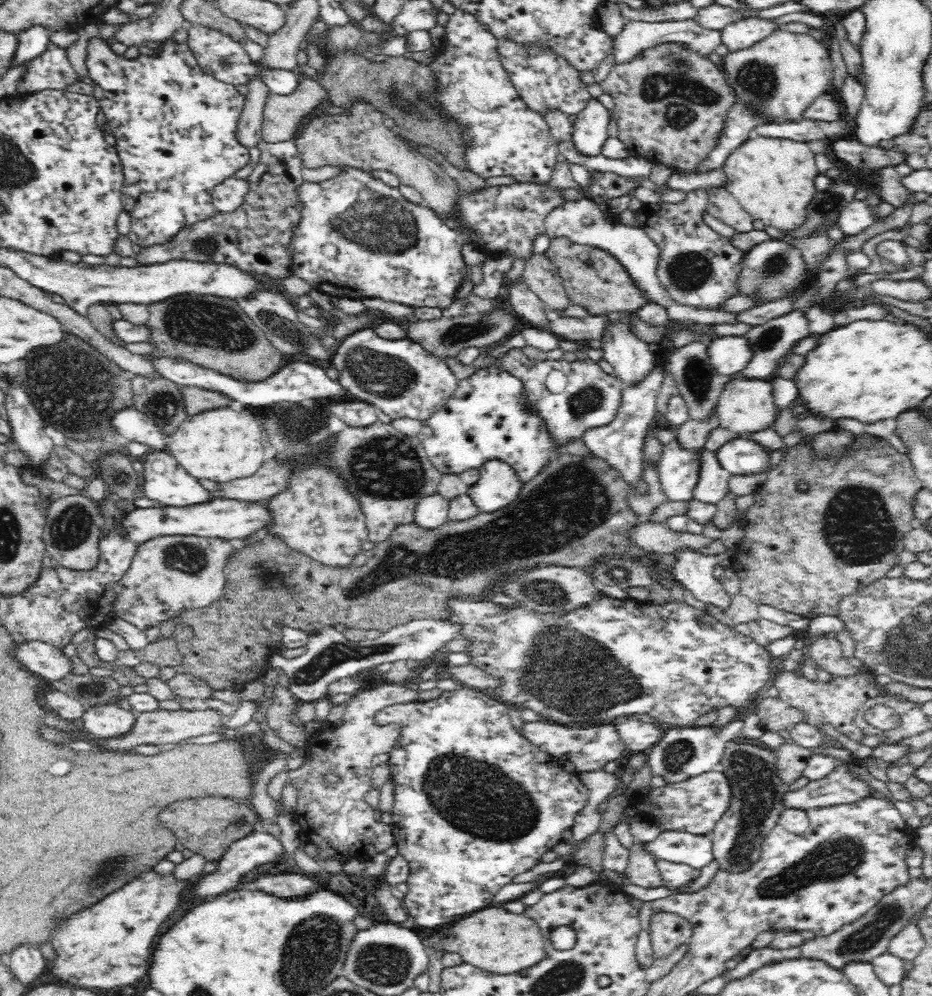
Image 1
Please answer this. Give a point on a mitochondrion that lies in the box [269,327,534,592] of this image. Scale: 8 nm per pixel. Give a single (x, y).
(386, 468)

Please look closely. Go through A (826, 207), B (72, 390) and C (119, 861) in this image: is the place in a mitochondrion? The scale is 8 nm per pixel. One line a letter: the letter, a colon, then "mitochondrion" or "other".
A: mitochondrion
B: mitochondrion
C: mitochondrion

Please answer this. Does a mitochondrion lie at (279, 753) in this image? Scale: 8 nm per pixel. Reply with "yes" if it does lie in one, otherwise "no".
no

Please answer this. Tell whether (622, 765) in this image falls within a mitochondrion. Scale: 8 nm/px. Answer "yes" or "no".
no

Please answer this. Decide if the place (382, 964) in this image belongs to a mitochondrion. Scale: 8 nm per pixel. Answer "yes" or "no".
yes

